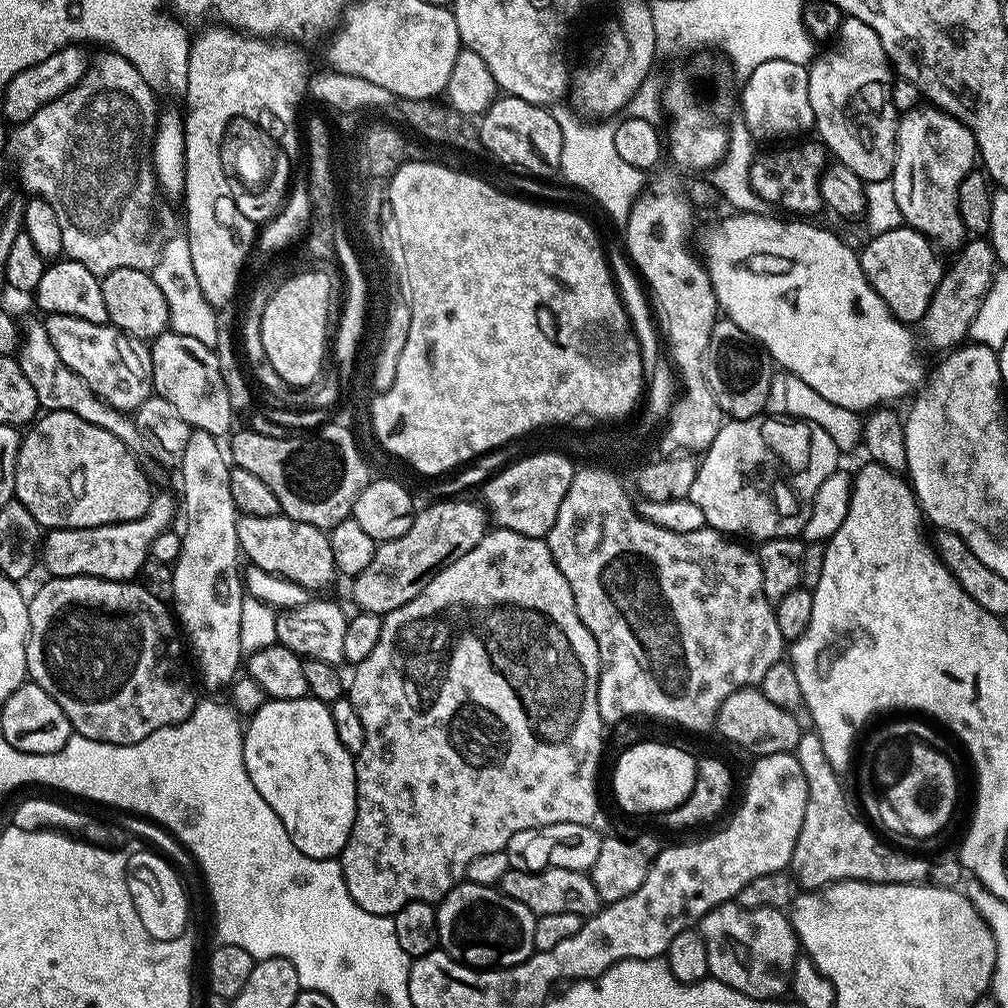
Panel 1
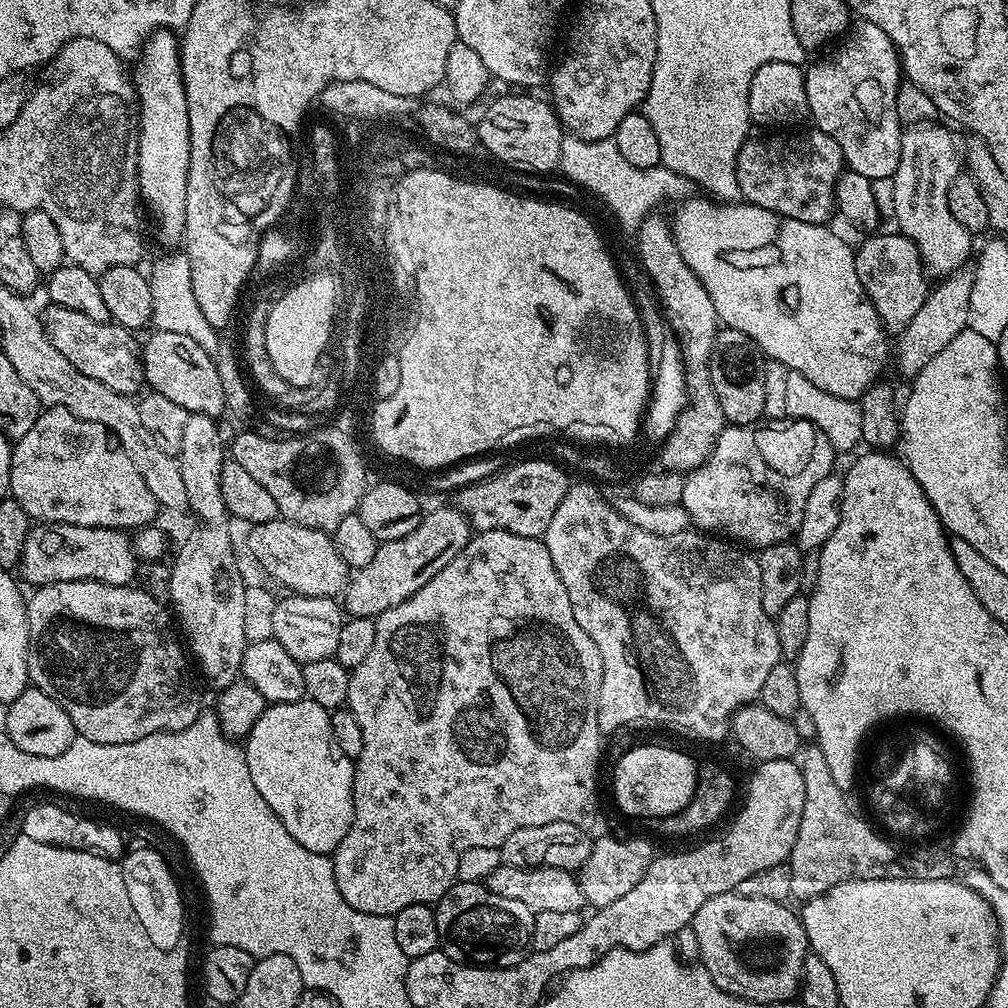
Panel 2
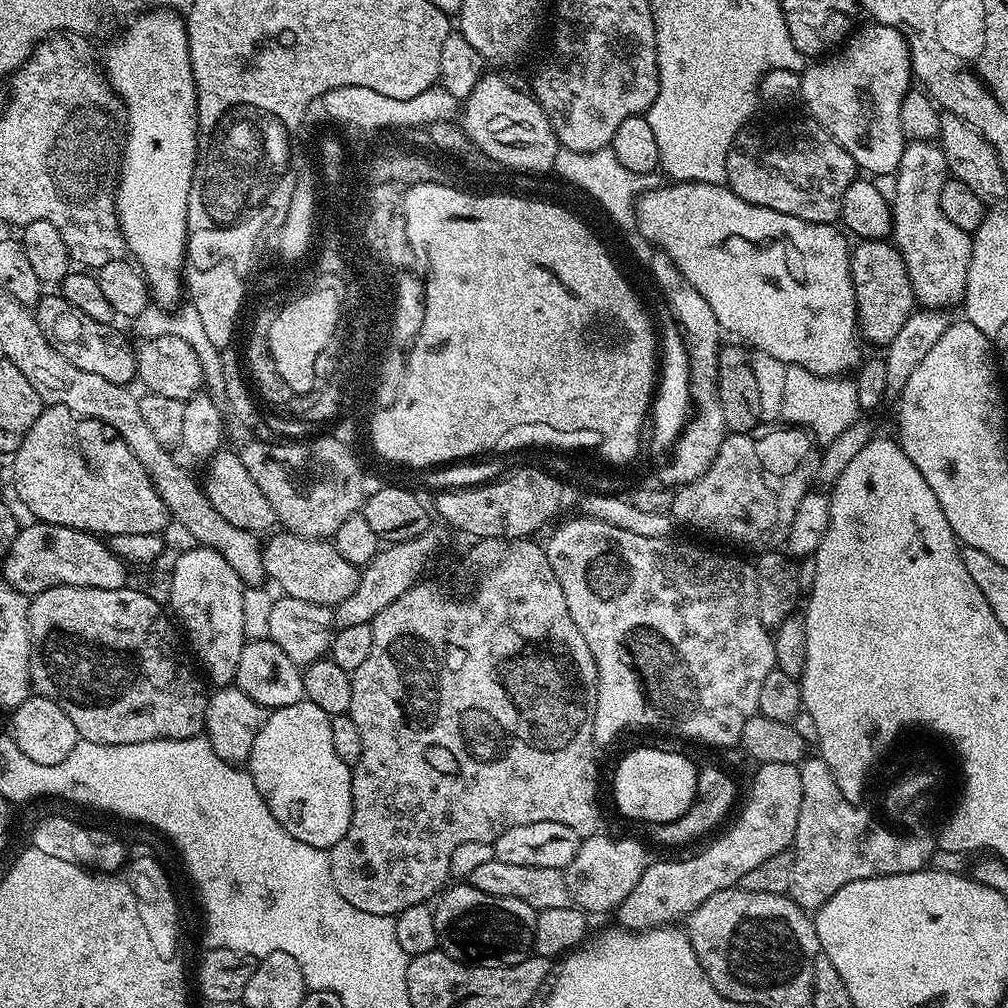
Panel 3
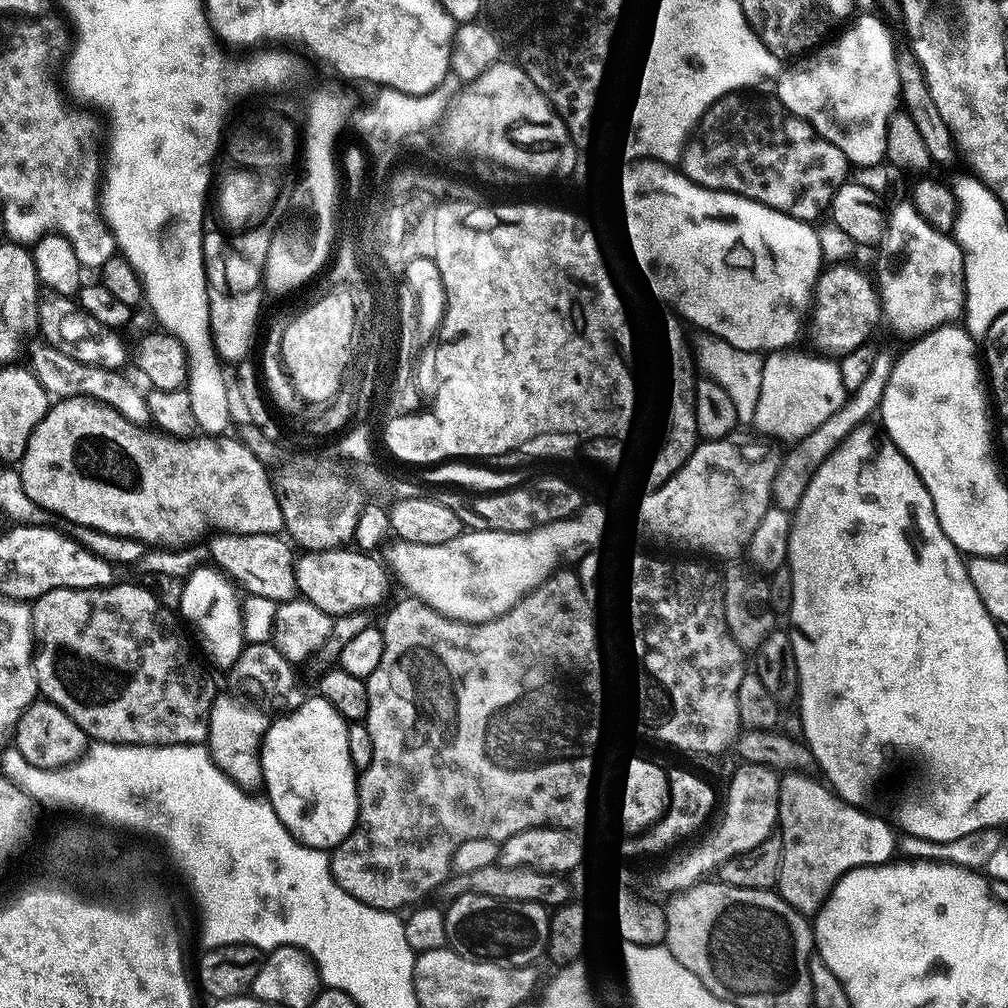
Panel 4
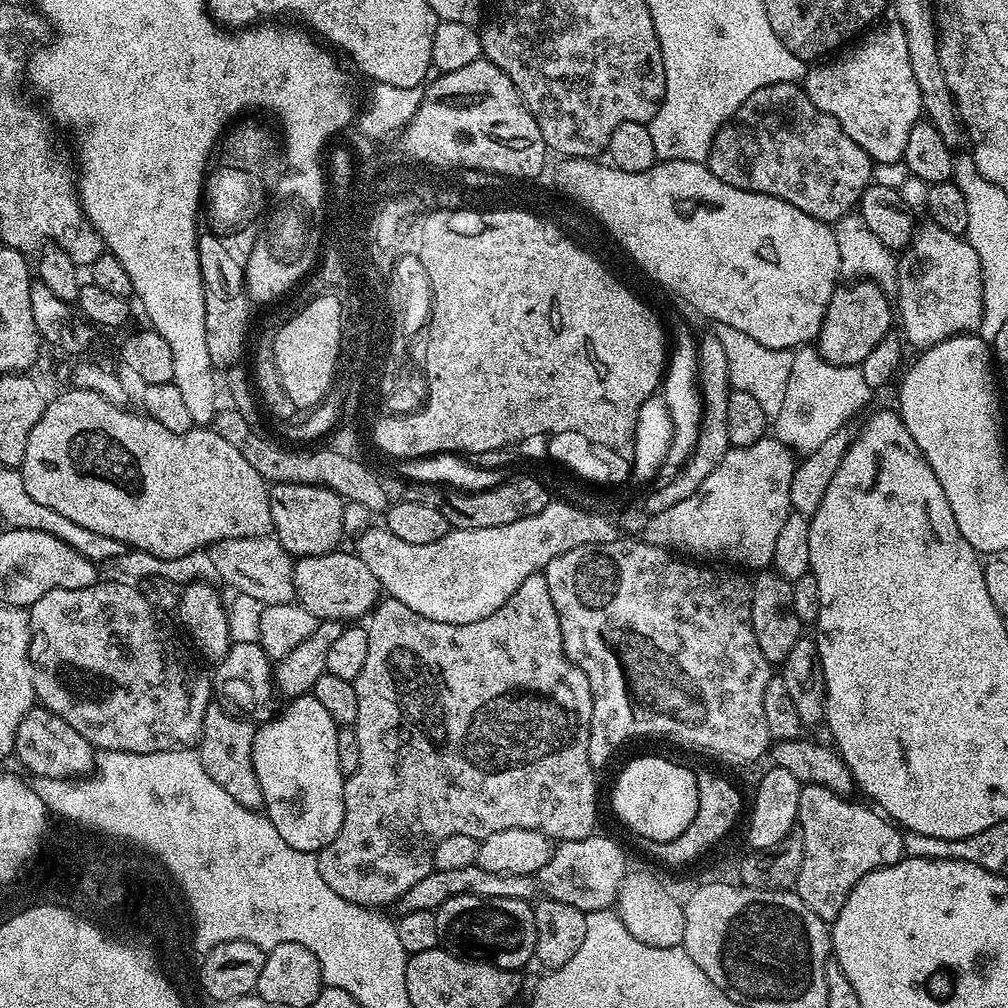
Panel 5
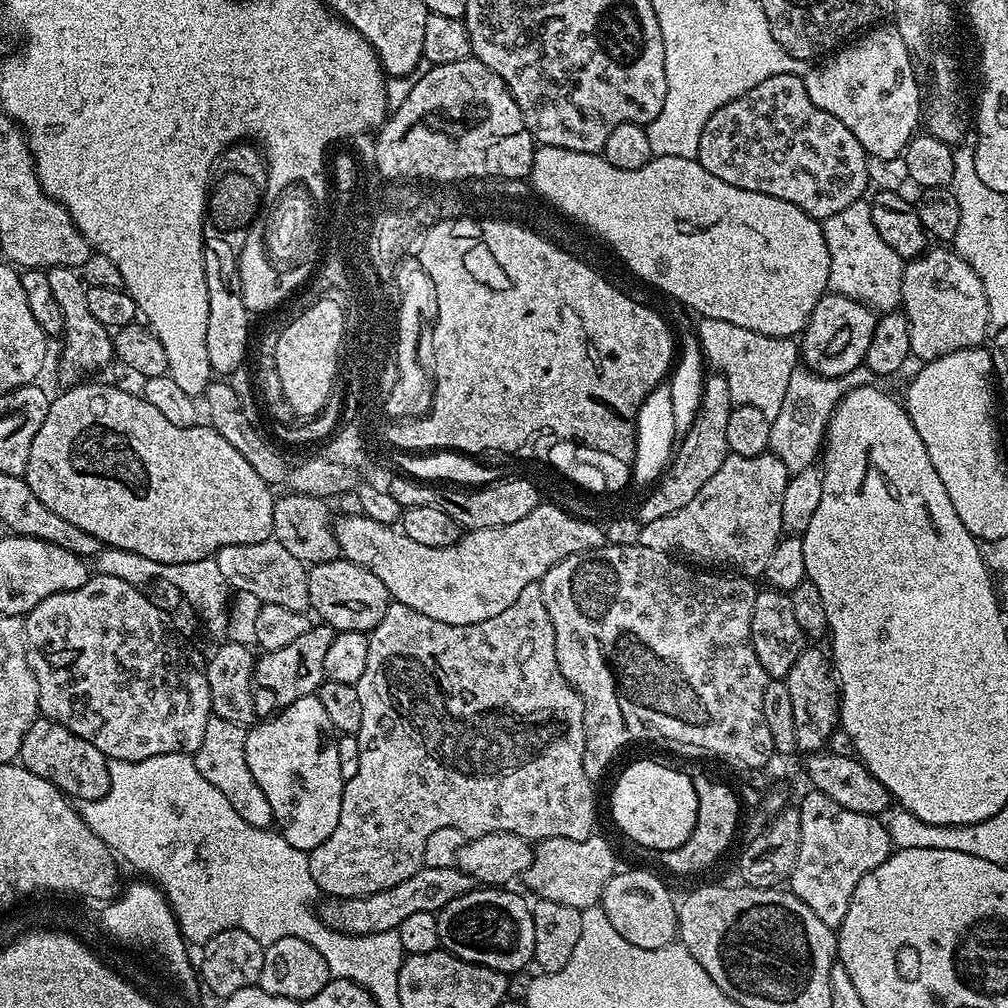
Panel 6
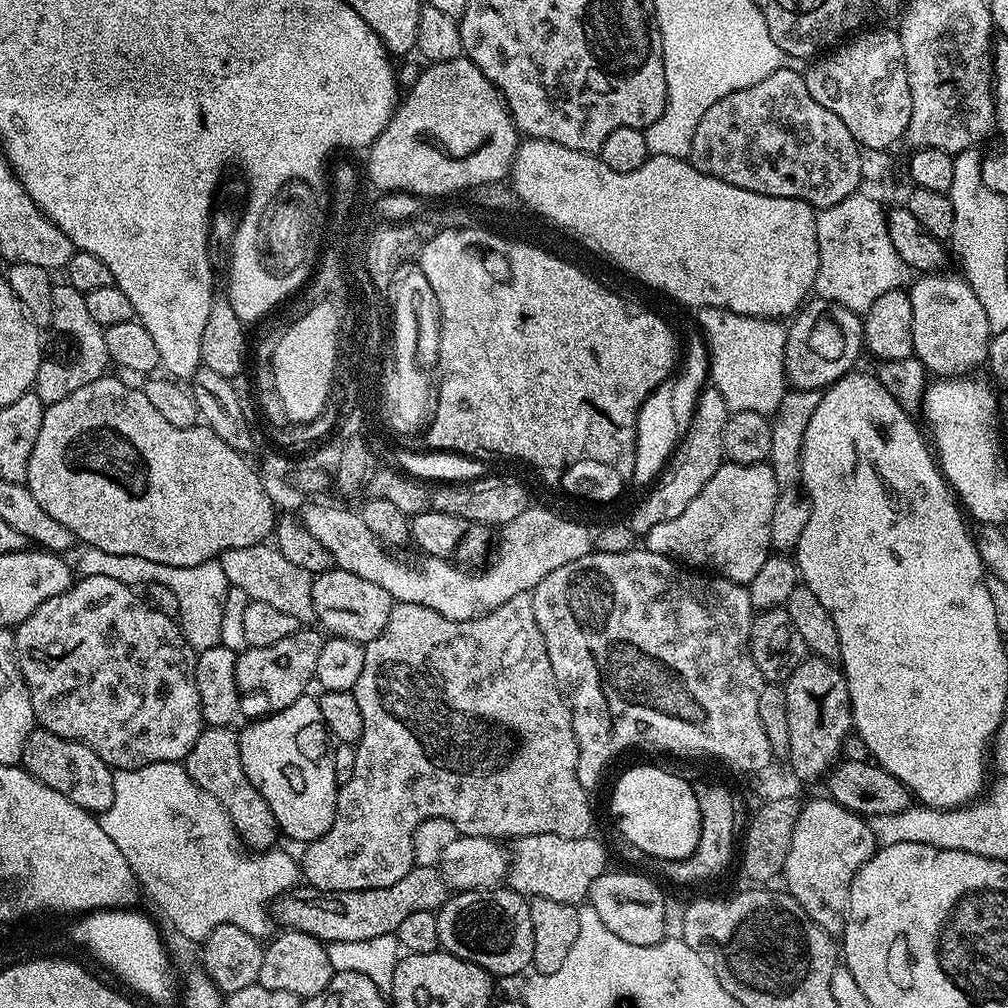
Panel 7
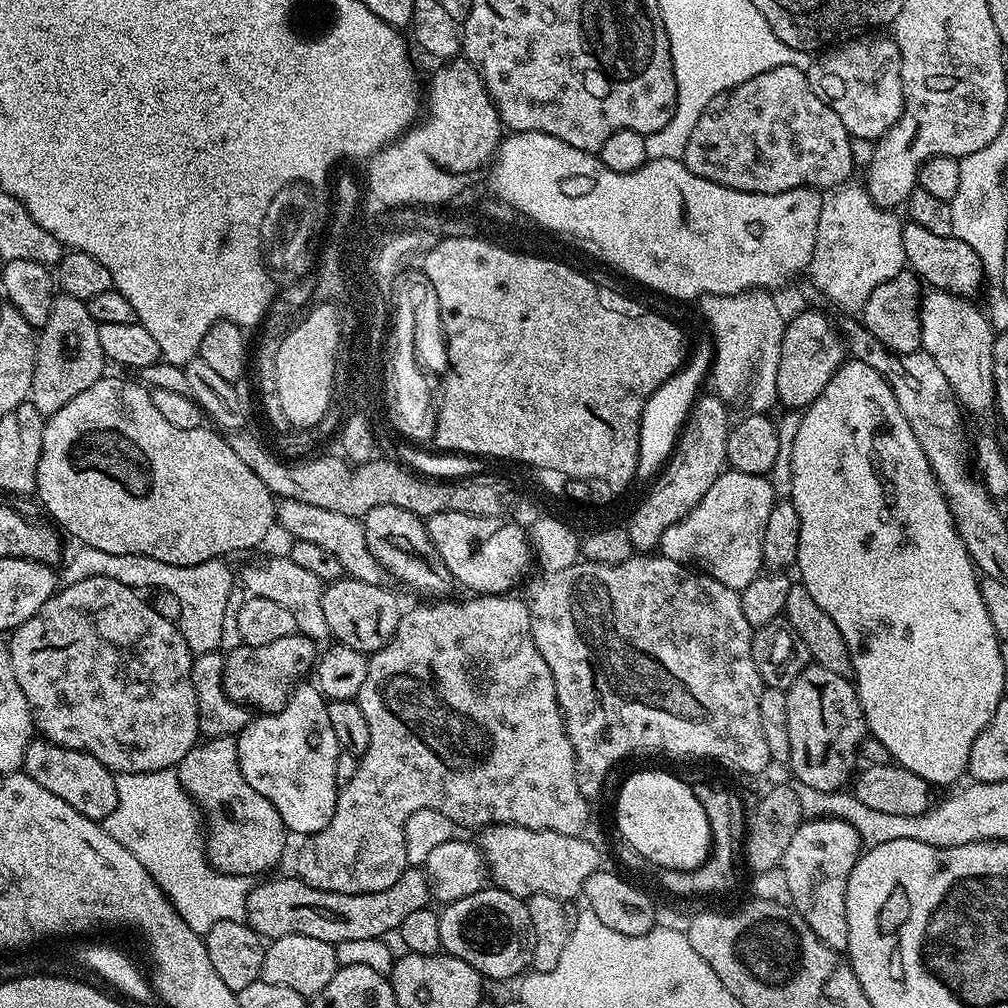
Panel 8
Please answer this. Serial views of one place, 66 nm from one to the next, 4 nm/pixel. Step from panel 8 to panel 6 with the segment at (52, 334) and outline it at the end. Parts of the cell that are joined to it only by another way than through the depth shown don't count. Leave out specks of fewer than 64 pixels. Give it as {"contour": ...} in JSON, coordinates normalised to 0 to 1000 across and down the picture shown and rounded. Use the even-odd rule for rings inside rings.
{"contour":[[[50,266],[47,267],[48,279],[50,280],[50,289],[54,292],[54,300],[58,300],[58,308],[62,308],[62,315],[63,316],[63,327],[62,330],[62,338],[63,337],[63,350],[60,353],[60,373],[64,378],[64,382],[71,383],[76,379],[82,378],[90,369],[95,369],[98,365],[103,365],[107,360],[112,360],[113,350],[111,348],[111,333],[108,326],[101,323],[101,319],[97,319],[97,315],[93,315],[93,312],[89,312],[89,304],[85,301],[85,283],[83,275],[79,273],[74,266]]]}

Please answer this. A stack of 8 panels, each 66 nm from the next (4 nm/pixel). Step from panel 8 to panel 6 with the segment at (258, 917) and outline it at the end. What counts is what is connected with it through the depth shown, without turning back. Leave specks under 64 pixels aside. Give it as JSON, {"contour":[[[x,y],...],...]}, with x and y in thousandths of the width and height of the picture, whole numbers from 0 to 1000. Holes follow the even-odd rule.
{"contour":[[[454,860],[416,861],[403,875],[387,879],[375,887],[366,889],[347,889],[344,891],[325,891],[316,898],[315,908],[321,916],[347,929],[362,929],[375,925],[391,925],[407,907],[437,906],[450,891],[467,885],[470,874]]]}

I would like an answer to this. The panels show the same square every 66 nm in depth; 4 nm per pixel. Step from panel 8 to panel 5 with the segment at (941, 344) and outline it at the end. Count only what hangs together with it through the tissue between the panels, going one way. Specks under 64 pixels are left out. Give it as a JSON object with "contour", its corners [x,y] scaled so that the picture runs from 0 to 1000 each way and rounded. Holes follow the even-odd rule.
{"contour":[[[928,224],[920,225],[906,233],[904,242],[892,255],[887,293],[891,321],[897,324],[896,336],[910,347],[925,345],[944,333],[967,330],[976,308],[970,252],[966,252],[959,237]]]}

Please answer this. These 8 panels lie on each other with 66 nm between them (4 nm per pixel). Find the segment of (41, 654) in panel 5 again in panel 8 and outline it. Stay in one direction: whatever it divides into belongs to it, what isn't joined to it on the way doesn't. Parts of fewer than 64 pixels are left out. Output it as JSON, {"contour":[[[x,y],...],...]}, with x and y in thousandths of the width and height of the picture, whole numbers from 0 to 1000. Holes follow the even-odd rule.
{"contour":[[[91,572],[86,573],[83,577],[76,577],[73,580],[65,580],[61,582],[54,590],[49,593],[42,601],[42,605],[38,605],[38,609],[34,609],[26,617],[22,617],[22,621],[13,623],[10,628],[10,634],[7,636],[8,648],[10,649],[10,657],[14,661],[14,673],[18,673],[18,681],[22,681],[22,688],[26,688],[26,696],[32,704],[32,716],[35,725],[39,727],[43,733],[54,736],[58,740],[65,740],[69,744],[81,744],[85,748],[89,748],[93,752],[97,752],[97,756],[101,756],[101,760],[105,760],[113,768],[120,766],[128,766],[129,768],[137,768],[138,766],[152,766],[153,764],[165,764],[166,762],[174,763],[176,758],[181,756],[181,752],[185,752],[185,748],[199,733],[198,721],[196,720],[196,696],[192,692],[192,681],[190,680],[190,652],[191,647],[187,643],[185,634],[179,628],[176,620],[170,615],[166,615],[157,609],[155,604],[151,603],[150,598],[146,594],[142,595],[140,588],[134,583],[123,581],[119,577],[115,577],[112,573]]]}

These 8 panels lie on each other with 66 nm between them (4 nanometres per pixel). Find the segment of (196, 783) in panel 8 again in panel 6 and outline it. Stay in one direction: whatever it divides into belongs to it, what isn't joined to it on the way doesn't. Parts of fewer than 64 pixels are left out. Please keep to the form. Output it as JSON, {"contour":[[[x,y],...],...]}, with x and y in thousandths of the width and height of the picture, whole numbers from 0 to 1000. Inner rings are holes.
{"contour":[[[207,710],[204,716],[204,728],[200,728],[200,740],[192,747],[196,760],[196,768],[208,776],[216,784],[220,784],[224,796],[232,800],[240,812],[253,821],[271,820],[272,814],[268,796],[264,796],[264,788],[260,788],[260,780],[252,776],[252,768],[248,768],[248,760],[244,760],[244,732],[246,731],[243,719],[224,716],[224,712]]]}

